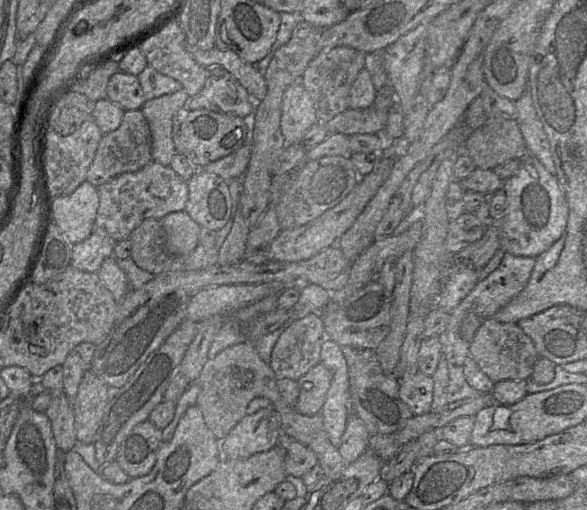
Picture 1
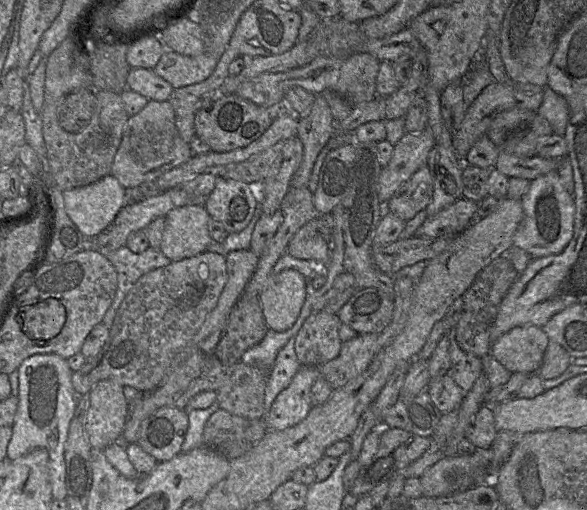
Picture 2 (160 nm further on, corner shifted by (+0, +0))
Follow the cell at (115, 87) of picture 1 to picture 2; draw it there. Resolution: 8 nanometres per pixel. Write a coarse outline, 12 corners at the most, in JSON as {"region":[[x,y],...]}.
{"region":[[130,69],[127,88],[168,101],[174,88],[152,69]]}

